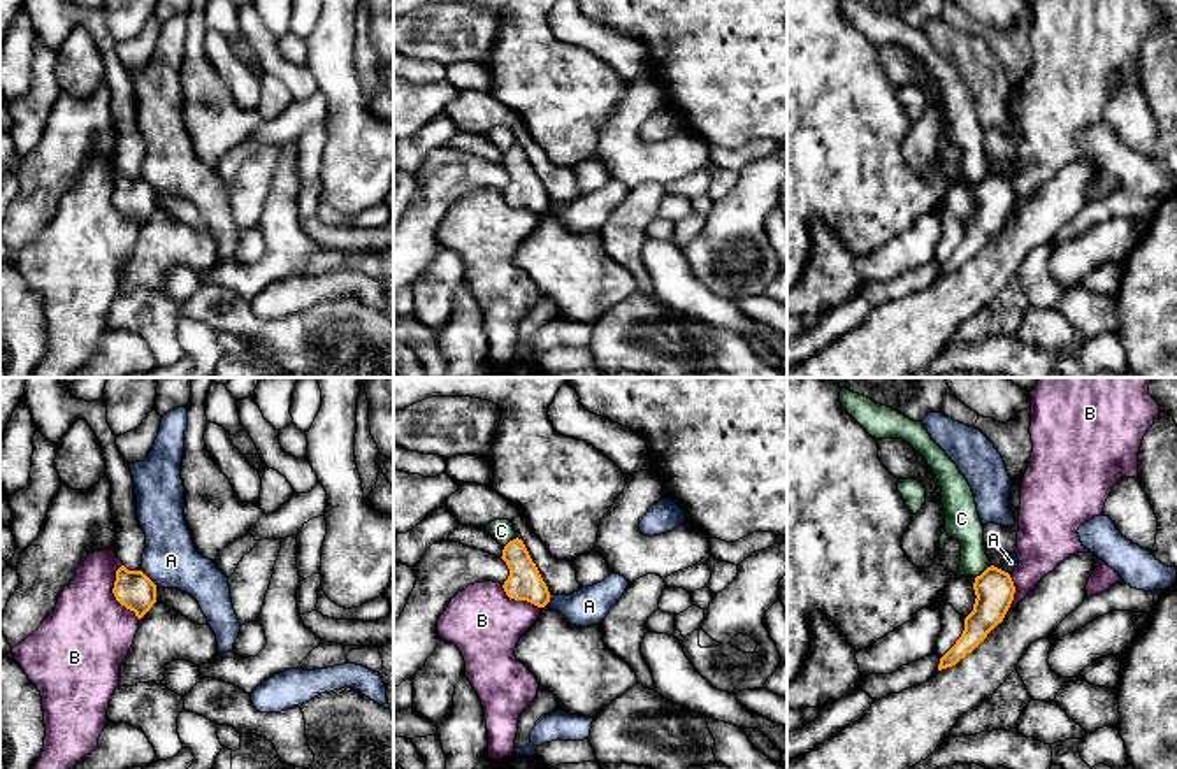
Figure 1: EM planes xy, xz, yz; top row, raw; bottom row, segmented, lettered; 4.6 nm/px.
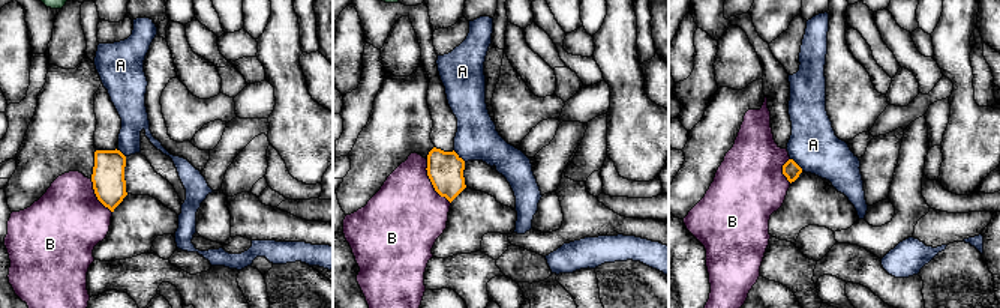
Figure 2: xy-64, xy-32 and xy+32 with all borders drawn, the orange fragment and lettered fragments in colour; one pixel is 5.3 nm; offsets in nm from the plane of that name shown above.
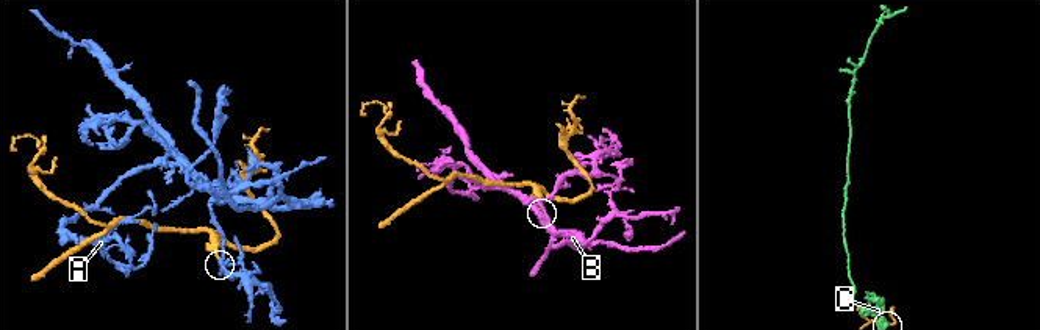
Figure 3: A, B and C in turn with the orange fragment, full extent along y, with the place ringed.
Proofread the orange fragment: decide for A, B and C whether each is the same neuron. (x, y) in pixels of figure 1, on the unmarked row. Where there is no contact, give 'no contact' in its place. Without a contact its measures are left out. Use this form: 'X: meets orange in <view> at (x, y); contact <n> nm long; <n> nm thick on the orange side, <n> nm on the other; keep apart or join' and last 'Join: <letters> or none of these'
A: meets orange in xy at (148, 185); contact 120 nm long; 180 nm thick on the orange side, 260 nm on the other; keep apart
B: meets orange in xy at (113, 199); contact 280 nm long; 180 nm thick on the orange side, 400 nm on the other; keep apart
C: meets orange in yz at (984, 178); contact 100 nm long; 180 nm thick on the orange side, 160 nm on the other; keep apart
Join: none of these

